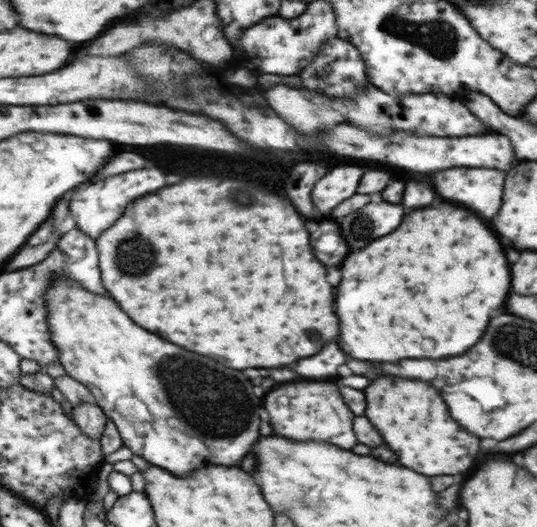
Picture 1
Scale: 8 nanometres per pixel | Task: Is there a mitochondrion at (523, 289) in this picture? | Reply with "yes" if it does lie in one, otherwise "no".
no

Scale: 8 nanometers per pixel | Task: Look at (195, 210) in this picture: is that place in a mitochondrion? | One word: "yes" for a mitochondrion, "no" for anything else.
no

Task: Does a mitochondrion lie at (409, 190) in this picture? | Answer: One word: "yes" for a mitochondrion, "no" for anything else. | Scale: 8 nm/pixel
no

